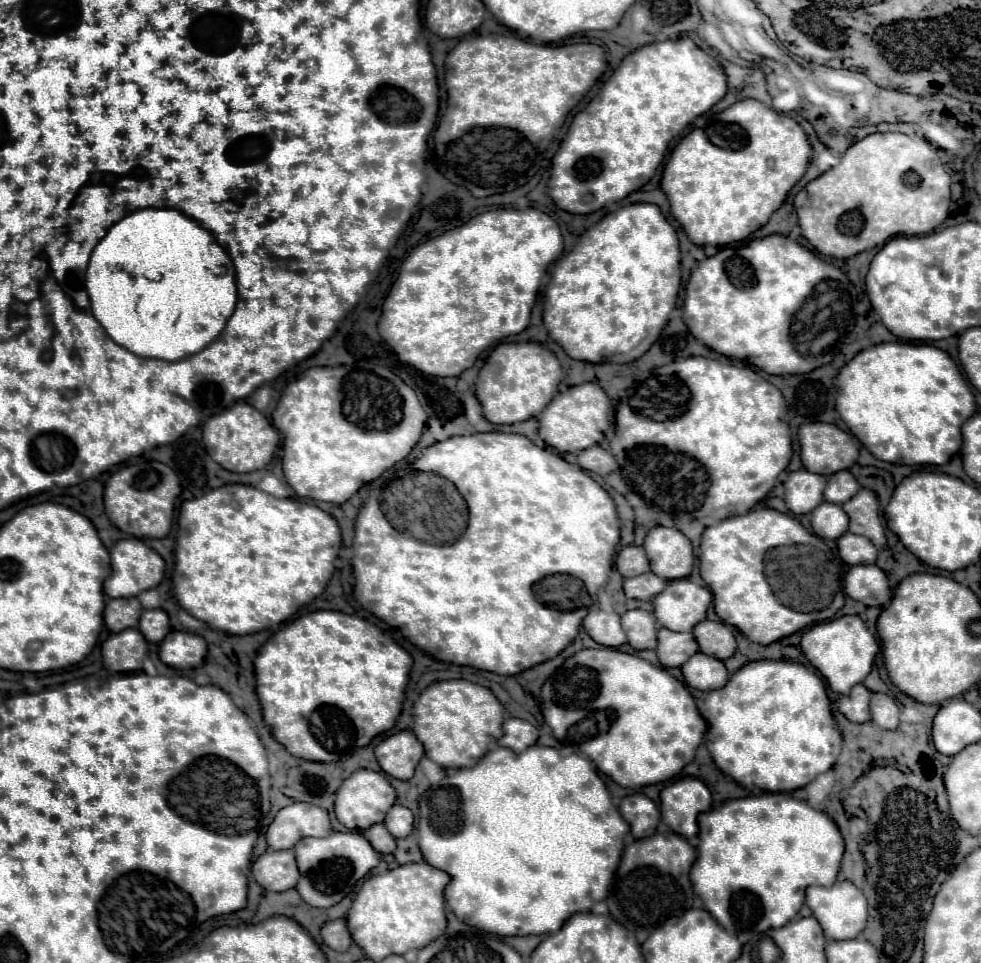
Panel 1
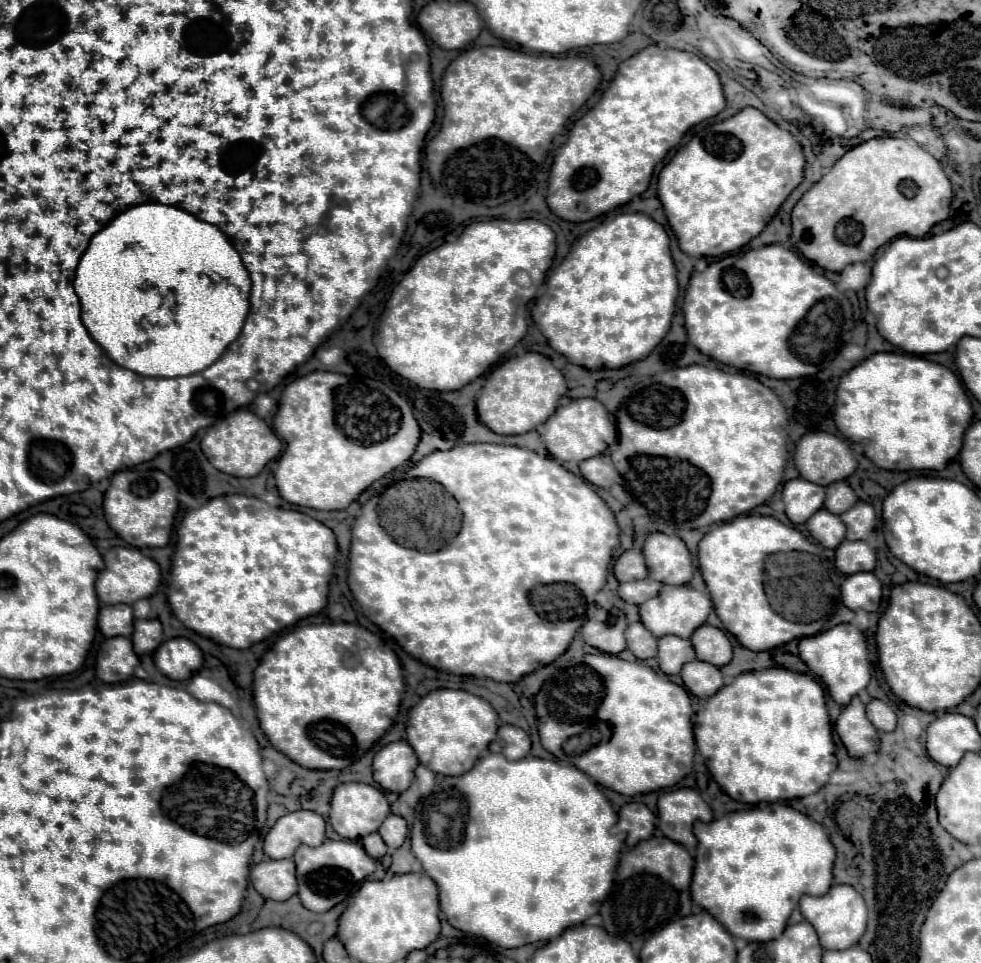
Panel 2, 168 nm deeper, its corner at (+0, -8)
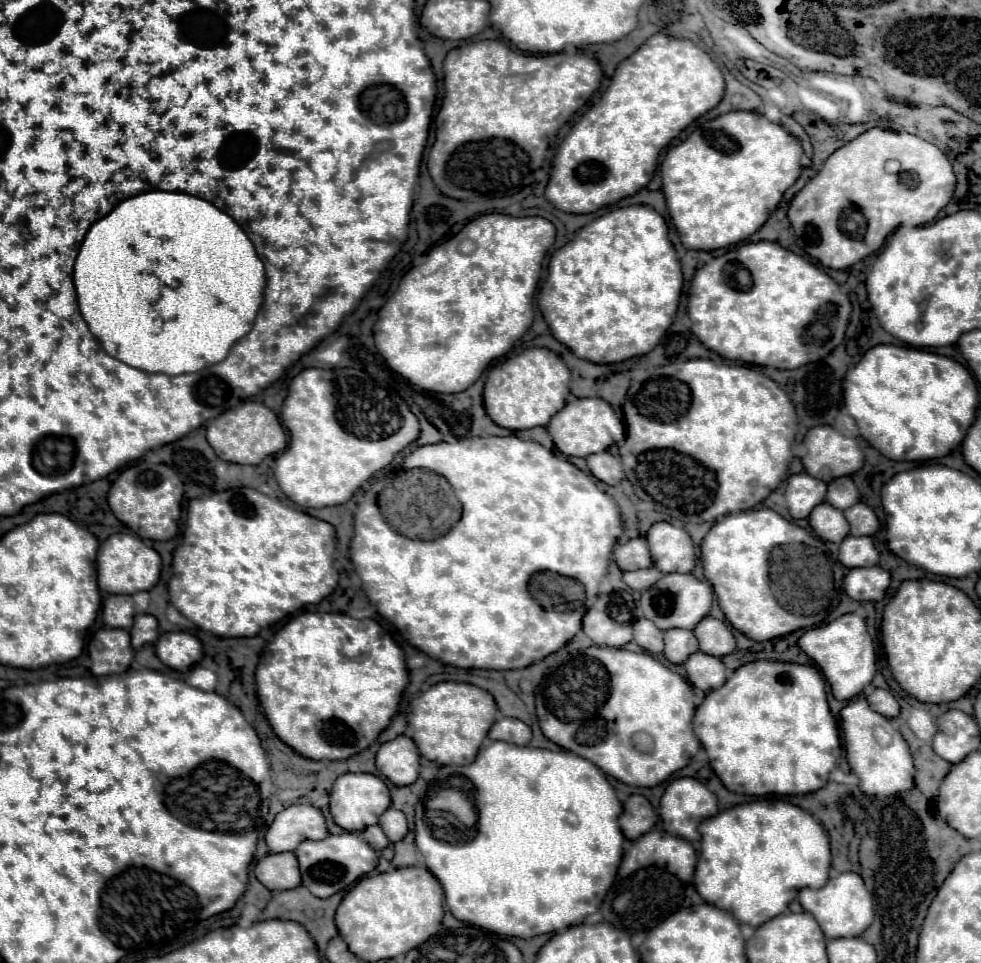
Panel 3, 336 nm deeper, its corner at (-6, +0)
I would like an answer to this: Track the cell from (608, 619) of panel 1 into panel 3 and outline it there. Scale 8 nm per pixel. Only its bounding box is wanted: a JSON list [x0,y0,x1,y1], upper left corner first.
[582,608,632,648]

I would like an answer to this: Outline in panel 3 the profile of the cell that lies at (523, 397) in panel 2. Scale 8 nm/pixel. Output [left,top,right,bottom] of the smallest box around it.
[484,348,570,430]

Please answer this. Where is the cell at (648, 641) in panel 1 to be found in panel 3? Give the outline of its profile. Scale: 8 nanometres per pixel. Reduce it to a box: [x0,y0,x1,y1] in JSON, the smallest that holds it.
[634,618,664,654]

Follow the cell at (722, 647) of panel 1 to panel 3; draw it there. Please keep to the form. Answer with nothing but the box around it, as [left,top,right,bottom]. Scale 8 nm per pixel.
[694,616,736,658]

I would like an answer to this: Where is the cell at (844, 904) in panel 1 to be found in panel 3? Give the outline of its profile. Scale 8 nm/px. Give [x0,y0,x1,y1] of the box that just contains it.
[798,872,874,940]

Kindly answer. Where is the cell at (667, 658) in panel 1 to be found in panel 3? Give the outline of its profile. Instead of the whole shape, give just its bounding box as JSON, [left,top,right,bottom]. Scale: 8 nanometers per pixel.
[664,630,698,664]

